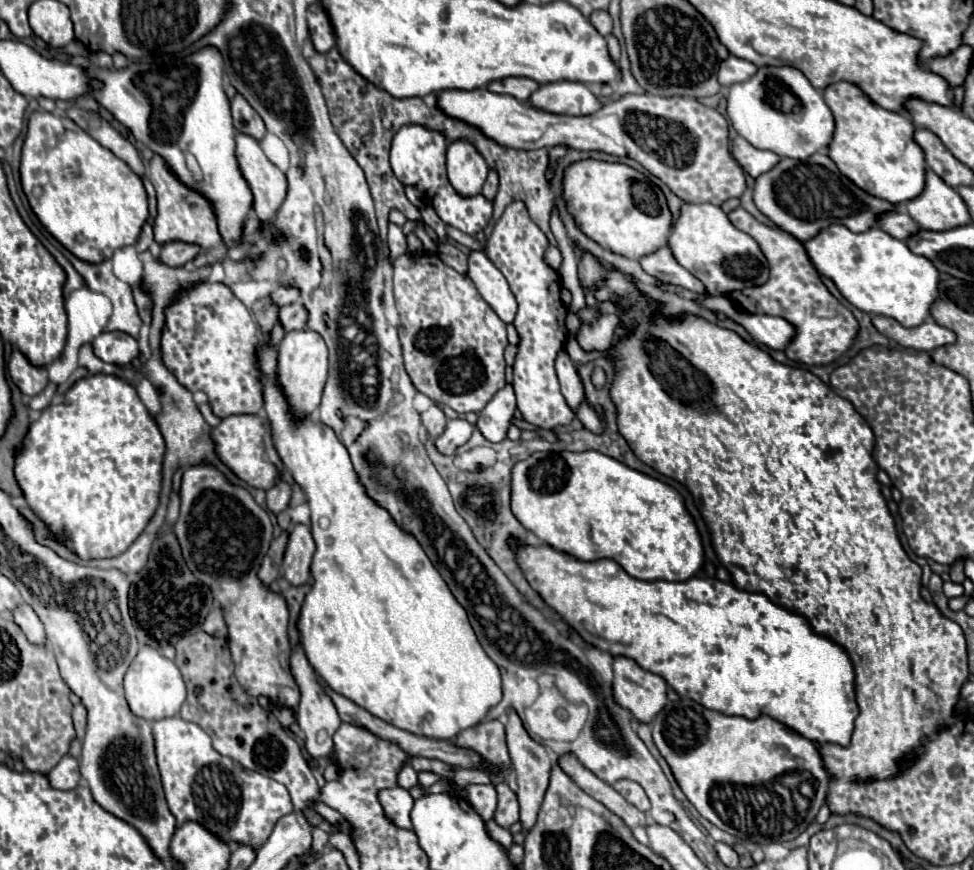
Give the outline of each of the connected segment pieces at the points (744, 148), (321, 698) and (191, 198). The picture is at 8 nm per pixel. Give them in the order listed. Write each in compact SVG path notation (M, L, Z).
M741 136L733 140L733 156L753 178L757 178L761 172L767 172L769 168L773 168L773 164L777 164L777 160L781 160L775 152L757 150Z
M297 646L295 652L291 654L291 674L293 674L295 682L301 688L301 702L299 702L299 706L295 710L295 716L297 716L297 724L305 732L305 748L313 758L317 758L317 760L327 758L329 760L331 754L333 754L333 734L337 732L341 720L337 716L337 710L335 710L331 698L323 692L323 688L321 688L315 672L311 668L311 664L307 662L301 646Z
M155 154L149 162L149 180L153 182L153 186L157 190L157 218L153 224L157 244L179 240L179 242L187 242L187 244L197 244L201 250L225 246L225 240L219 234L213 202L209 198L205 198L203 194L185 186L159 154Z

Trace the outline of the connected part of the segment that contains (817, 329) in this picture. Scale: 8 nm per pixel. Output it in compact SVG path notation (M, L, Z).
M741 206L729 212L729 220L735 228L747 232L749 236L755 236L755 242L759 244L769 266L769 280L761 286L735 290L729 296L733 304L749 314L767 312L771 316L781 316L791 324L797 324L797 336L785 350L789 360L807 366L827 366L841 358L855 344L859 334L859 322L855 320L851 310L841 306L841 302L825 288L803 244L795 236L789 236L779 228L771 228L767 224L757 222Z

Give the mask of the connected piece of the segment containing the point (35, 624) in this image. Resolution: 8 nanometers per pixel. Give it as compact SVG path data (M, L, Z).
M21 604L15 612L13 612L13 620L15 624L23 630L23 634L27 636L27 640L35 646L45 646L47 638L45 638L45 630L41 620L37 618L37 614L31 610L29 604Z

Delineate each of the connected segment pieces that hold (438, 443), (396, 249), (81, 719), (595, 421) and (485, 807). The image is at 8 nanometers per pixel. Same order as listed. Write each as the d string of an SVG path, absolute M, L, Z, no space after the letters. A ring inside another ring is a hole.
M449 420L445 432L435 440L435 448L445 456L453 456L455 450L471 438L471 432L473 426L467 420Z
M389 224L389 238L387 238L387 244L389 244L389 264L393 266L395 260L397 260L399 256L403 256L403 254L405 254L405 248L407 248L405 236L403 236L403 232L401 232L399 226Z
M75 704L73 706L73 724L75 724L75 732L77 732L79 740L85 736L85 716L87 716L85 706L83 704Z
M581 404L581 408L577 410L577 418L583 422L583 426L595 434L603 434L603 424L599 420L599 416L587 406L587 404Z
M479 784L467 786L467 800L469 800L469 804L473 804L473 808L477 808L477 812L483 820L493 818L495 810L497 810L497 790L495 790L495 786L491 786L491 784L487 784L487 786L479 786Z

